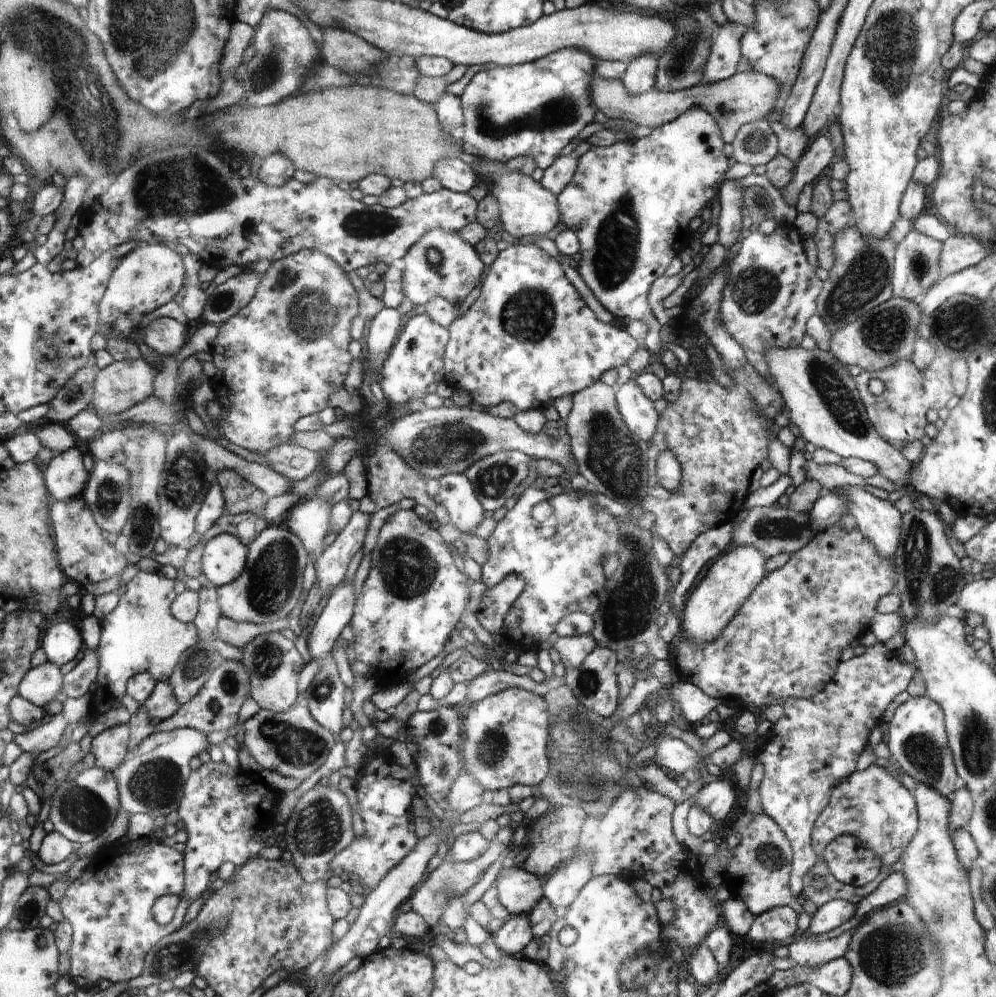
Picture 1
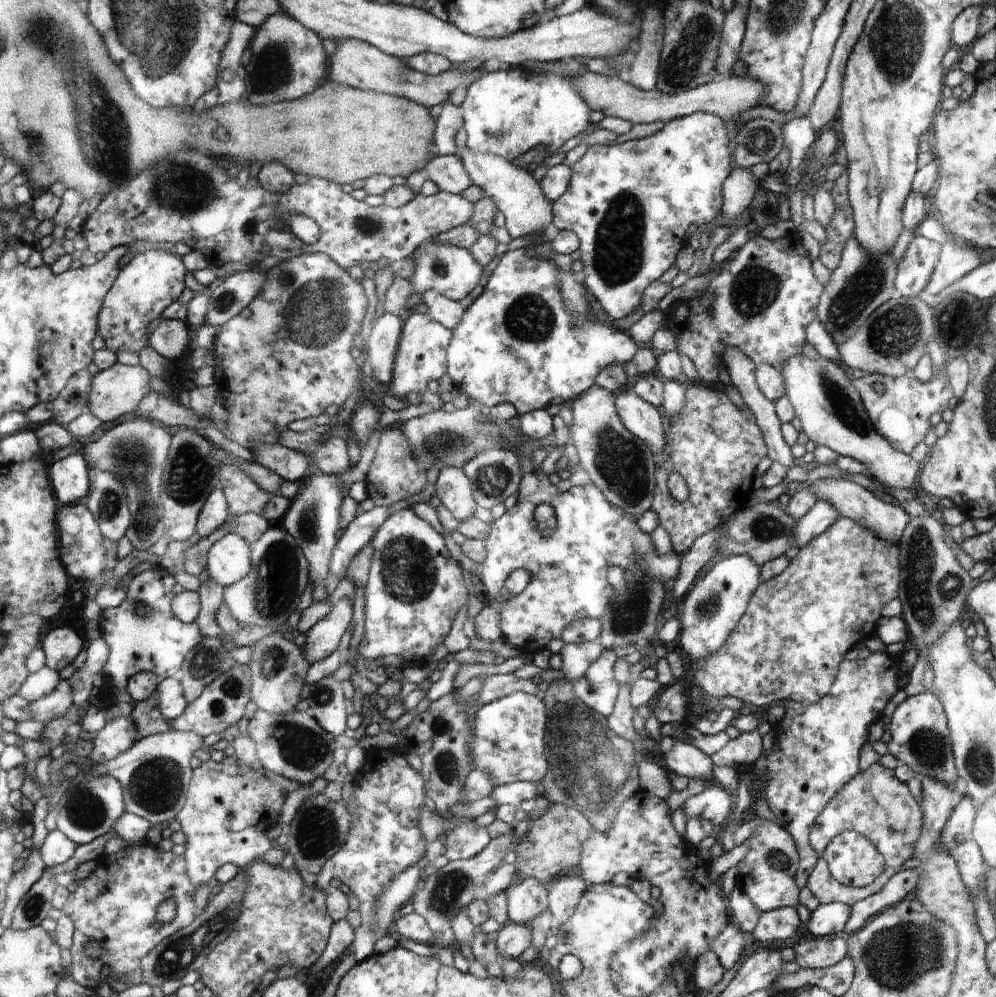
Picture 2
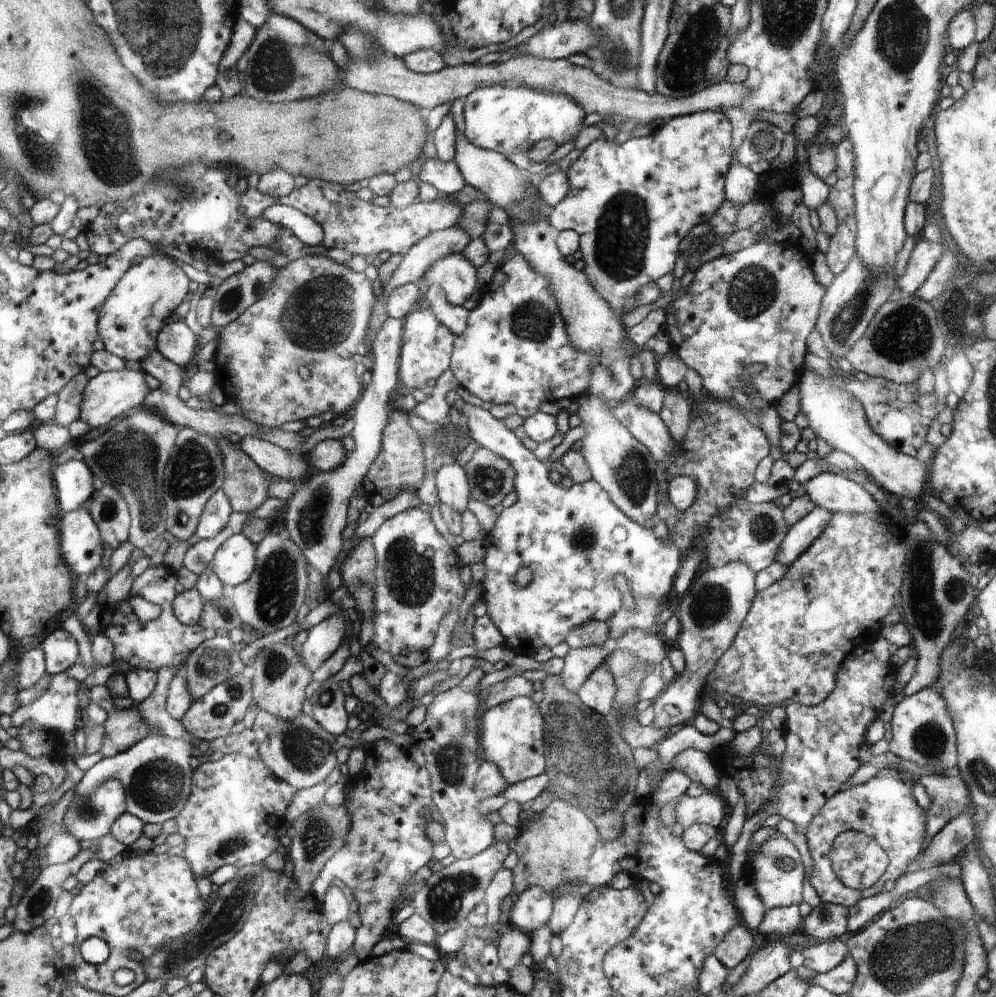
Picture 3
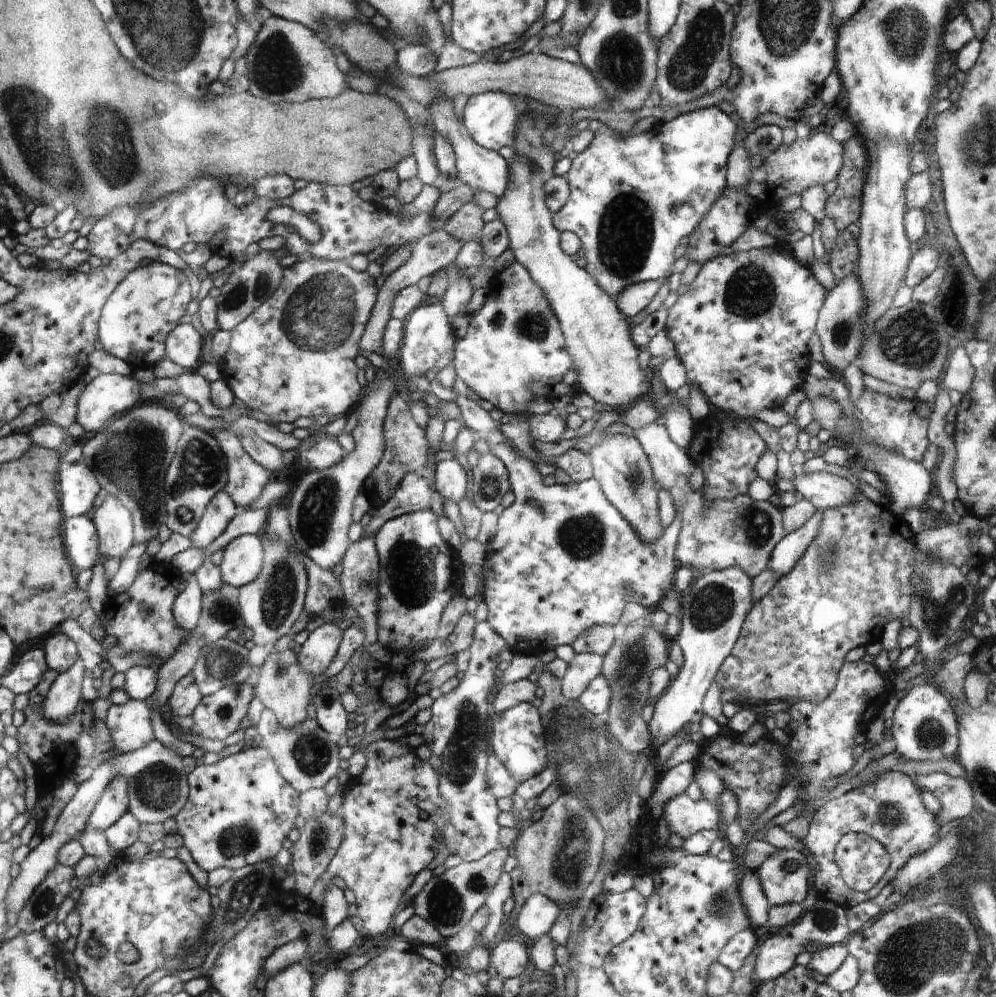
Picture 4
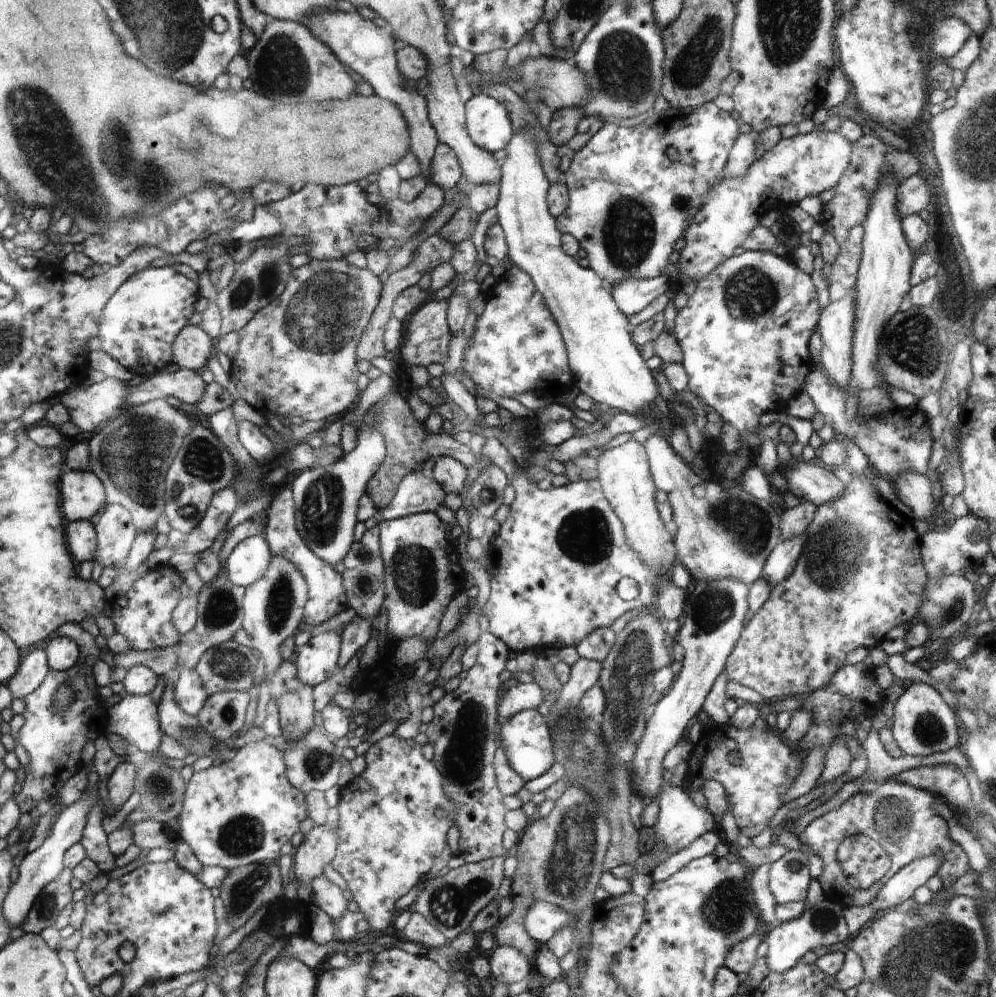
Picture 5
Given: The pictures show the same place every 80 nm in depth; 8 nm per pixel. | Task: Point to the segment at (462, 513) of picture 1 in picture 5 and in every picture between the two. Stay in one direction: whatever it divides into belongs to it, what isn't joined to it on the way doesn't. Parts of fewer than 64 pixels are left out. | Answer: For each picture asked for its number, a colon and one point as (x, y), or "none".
2: (453, 488)
3: (453, 485)
4: (451, 480)
5: (449, 472)

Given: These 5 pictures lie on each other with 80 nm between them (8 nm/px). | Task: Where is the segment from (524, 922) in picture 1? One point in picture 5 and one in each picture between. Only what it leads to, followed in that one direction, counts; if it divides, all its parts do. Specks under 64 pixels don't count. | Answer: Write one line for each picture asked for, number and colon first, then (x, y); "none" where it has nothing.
2: (513, 938)
3: (513, 945)
4: (509, 957)
5: (508, 964)

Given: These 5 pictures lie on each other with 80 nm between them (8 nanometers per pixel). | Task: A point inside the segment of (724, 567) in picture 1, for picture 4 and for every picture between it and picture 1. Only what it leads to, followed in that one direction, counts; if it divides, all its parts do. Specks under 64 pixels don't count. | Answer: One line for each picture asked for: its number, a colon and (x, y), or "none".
2: (716, 602)
3: (714, 607)
4: (714, 607)

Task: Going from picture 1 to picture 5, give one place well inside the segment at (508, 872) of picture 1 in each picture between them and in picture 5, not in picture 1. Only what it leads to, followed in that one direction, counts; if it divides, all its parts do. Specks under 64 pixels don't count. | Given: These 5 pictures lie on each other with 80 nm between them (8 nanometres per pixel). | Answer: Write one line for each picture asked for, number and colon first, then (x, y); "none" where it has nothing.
2: (526, 899)
3: (532, 908)
4: (537, 915)
5: (544, 920)

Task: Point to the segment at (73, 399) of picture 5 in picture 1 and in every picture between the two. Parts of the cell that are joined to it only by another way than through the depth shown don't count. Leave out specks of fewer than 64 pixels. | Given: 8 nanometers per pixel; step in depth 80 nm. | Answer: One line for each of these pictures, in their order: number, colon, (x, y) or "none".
1: (120, 385)
2: (118, 390)
3: (111, 394)
4: (105, 396)

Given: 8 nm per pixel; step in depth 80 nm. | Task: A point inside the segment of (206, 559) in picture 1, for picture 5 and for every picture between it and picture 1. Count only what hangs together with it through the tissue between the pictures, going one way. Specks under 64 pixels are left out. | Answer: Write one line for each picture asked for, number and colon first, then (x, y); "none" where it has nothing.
2: (229, 560)
3: (234, 562)
4: (242, 560)
5: (249, 561)

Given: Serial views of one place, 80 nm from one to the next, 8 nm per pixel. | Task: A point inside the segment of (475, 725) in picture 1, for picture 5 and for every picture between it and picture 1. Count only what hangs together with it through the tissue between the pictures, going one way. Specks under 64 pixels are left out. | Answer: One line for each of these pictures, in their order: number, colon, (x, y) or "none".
2: (508, 734)
3: (511, 736)
4: (517, 739)
5: (526, 738)

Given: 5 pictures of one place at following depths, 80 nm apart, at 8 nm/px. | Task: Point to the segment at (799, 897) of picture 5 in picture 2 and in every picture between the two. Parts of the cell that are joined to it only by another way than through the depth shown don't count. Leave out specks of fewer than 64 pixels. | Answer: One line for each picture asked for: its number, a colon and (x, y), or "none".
2: (766, 874)
3: (777, 873)
4: (784, 876)

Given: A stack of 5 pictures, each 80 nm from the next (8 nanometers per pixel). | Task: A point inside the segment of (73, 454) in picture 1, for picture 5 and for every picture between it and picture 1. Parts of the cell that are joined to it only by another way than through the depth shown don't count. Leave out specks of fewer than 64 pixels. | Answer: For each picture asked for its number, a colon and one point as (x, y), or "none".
2: (71, 480)
3: (75, 481)
4: (79, 486)
5: (82, 493)

